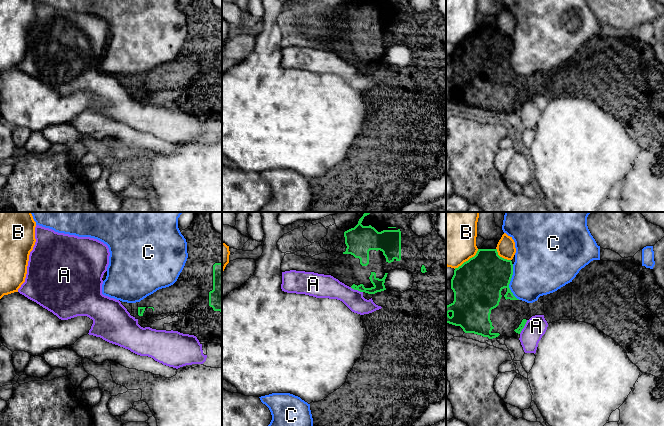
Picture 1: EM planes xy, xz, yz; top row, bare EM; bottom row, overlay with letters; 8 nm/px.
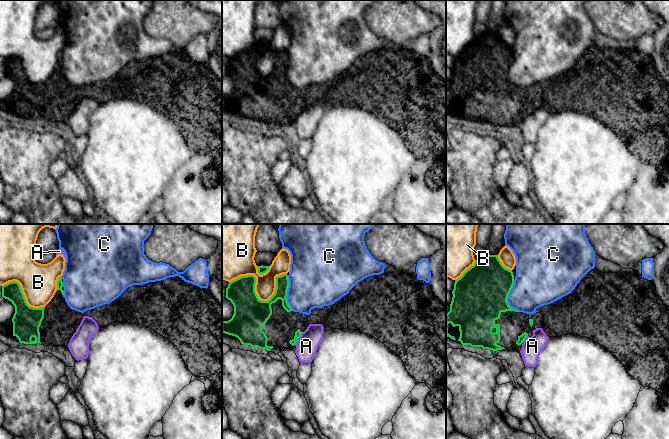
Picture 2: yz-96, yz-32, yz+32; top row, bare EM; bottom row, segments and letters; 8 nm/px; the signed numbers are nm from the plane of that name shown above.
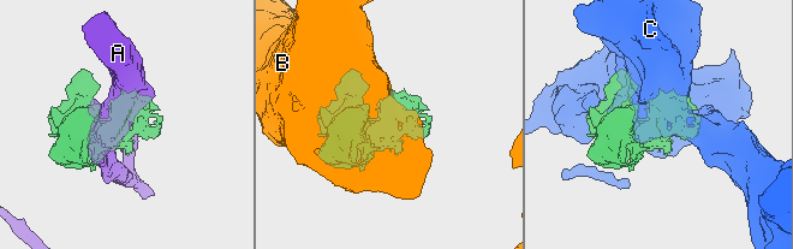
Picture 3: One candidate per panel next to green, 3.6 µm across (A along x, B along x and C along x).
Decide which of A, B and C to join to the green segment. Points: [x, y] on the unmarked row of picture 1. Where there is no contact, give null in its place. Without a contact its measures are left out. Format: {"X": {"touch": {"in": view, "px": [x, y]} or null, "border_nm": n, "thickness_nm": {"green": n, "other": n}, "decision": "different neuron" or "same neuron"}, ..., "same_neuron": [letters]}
{"A": {"touch": {"in": "yz", "px": [523, 103]}, "border_nm": 130, "thickness_nm": {"green": 50, "other": 170}, "decision": "different neuron"}, "B": {"touch": {"in": "yz", "px": [468, 36]}, "border_nm": 260, "thickness_nm": {"green": 400, "other": 340}, "decision": "different neuron"}, "C": {"touch": {"in": "yz", "px": [509, 58]}, "border_nm": 300, "thickness_nm": {"green": 400, "other": 400}, "decision": "different neuron"}, "same_neuron": []}

